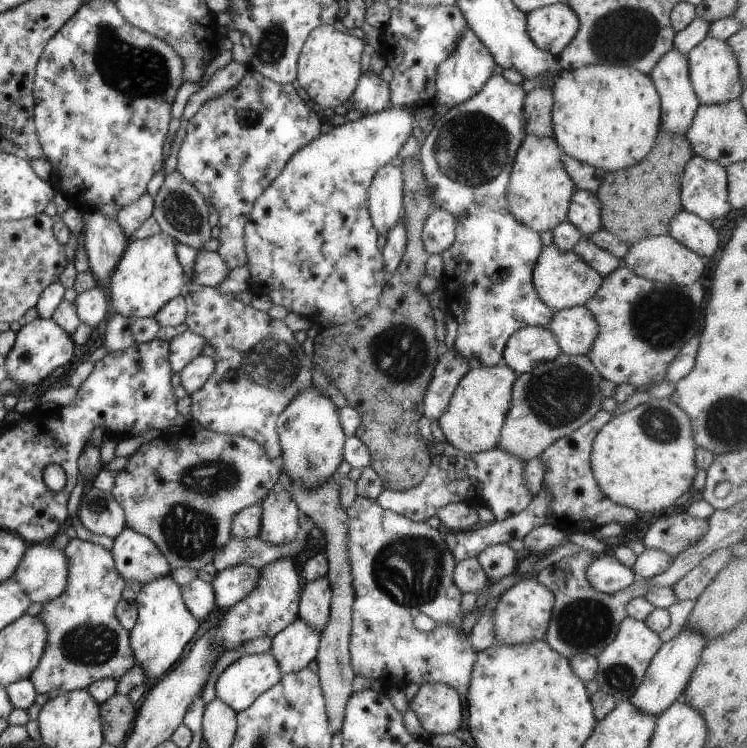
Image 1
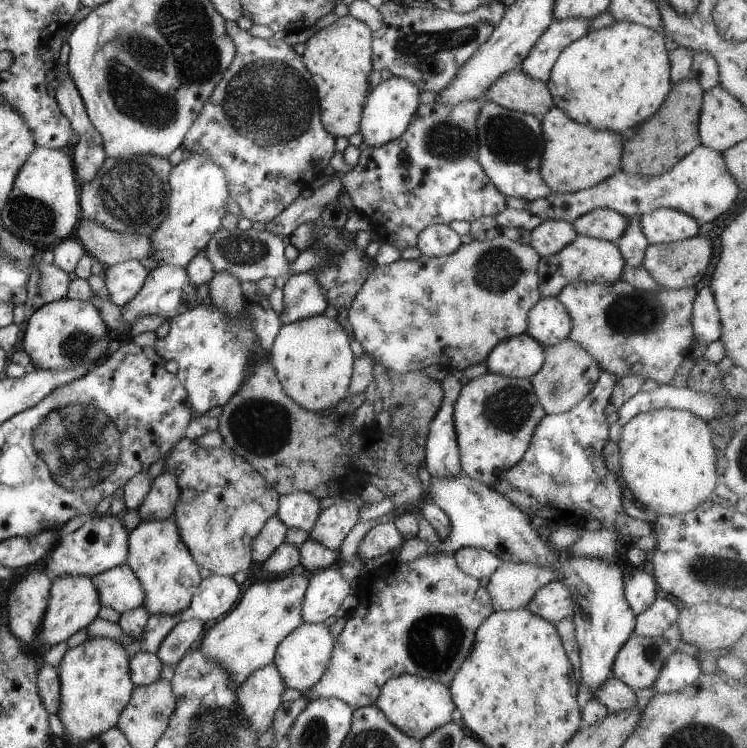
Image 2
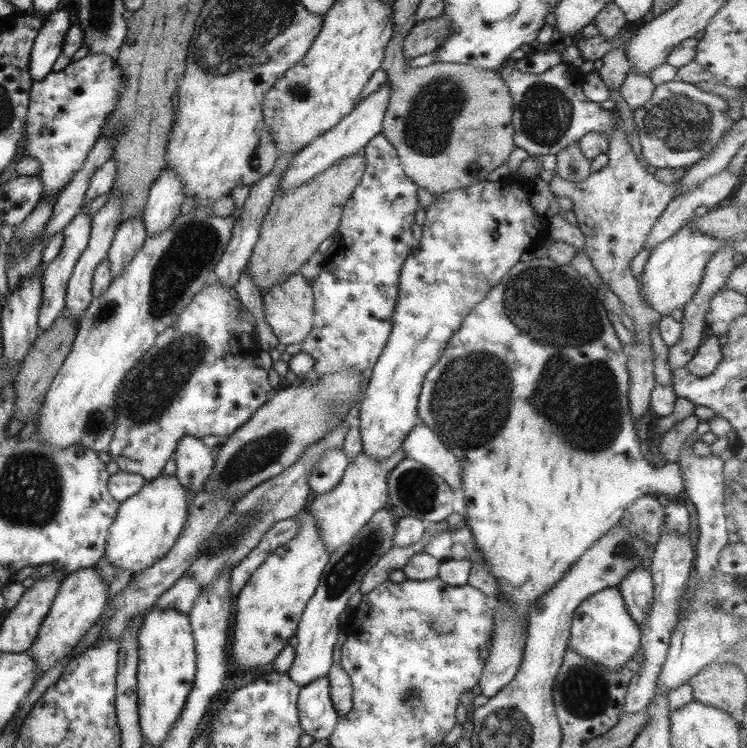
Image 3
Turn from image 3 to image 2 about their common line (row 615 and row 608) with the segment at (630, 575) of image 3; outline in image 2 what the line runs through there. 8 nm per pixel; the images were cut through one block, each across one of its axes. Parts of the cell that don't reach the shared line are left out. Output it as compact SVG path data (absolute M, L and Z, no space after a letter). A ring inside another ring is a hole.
M638 570L634 573L625 586L626 600L634 614L638 615L654 604L657 587L654 576L650 575L648 571Z

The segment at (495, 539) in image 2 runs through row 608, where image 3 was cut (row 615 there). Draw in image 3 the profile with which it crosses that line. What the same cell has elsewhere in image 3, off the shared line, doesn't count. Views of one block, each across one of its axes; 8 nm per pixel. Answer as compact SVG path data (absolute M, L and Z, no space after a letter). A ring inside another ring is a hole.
M606 587L587 596L573 613L569 644L585 659L592 659L595 663L615 671L641 648L641 628L627 611L619 587Z

